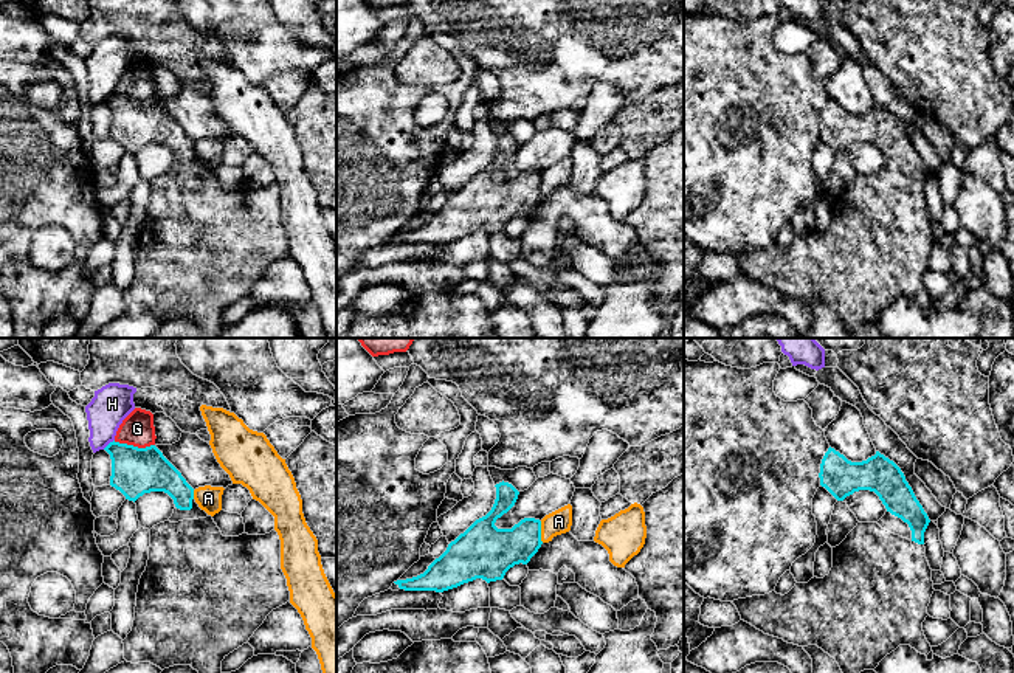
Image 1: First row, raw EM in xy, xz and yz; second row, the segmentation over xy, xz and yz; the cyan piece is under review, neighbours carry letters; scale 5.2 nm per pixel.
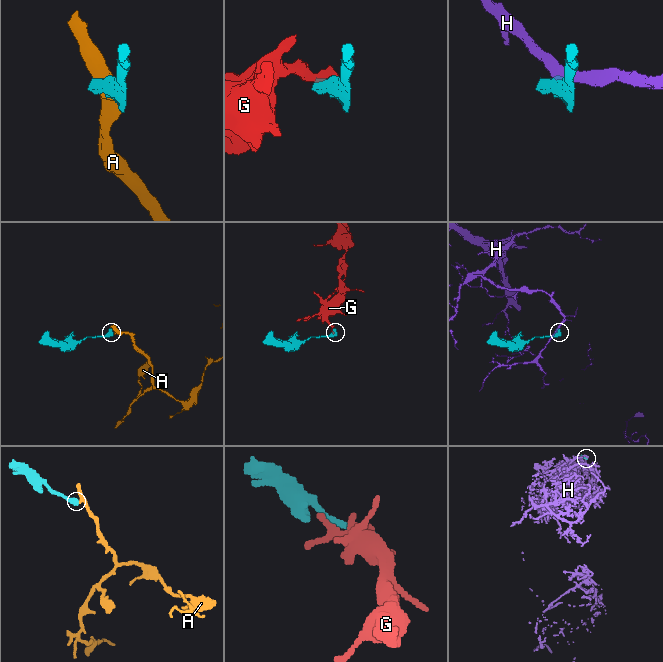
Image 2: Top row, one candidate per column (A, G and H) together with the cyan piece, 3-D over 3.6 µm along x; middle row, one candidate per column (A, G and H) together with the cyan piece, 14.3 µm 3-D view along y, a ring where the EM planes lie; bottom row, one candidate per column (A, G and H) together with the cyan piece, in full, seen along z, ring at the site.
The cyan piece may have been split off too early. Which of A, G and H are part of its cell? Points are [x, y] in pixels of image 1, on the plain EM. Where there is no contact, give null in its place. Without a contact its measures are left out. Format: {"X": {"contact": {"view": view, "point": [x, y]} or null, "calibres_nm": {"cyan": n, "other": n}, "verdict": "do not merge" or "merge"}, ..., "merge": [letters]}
{"A": {"contact": {"view": "xz", "point": [540, 185]}, "calibres_nm": {"cyan": 220, "other": 120}, "verdict": "do not merge"}, "G": {"contact": {"view": "xy", "point": [132, 98]}, "calibres_nm": {"cyan": 240, "other": 170}, "verdict": "do not merge"}, "H": {"contact": {"view": "xy", "point": [109, 96]}, "calibres_nm": {"cyan": 240, "other": 200}, "verdict": "do not merge"}, "merge": []}

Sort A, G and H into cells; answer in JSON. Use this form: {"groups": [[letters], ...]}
{"groups": [["A"], ["G"], ["H"]]}

